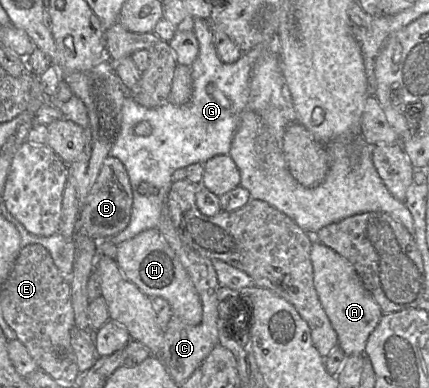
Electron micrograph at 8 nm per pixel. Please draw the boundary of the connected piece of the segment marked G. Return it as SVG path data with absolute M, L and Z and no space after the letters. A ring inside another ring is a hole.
M197 18L194 20L194 35L198 42L198 56L191 65L192 95L190 100L183 105L174 105L171 102L156 107L146 108L127 95L121 110L121 124L118 138L112 146L109 155L118 158L126 168L133 193L131 218L128 226L108 241L117 246L139 233L158 229L159 218L163 205L166 203L168 192L172 185L172 175L179 168L186 168L191 164L204 164L209 159L218 155L228 155L235 132L238 129L241 116L248 107L250 95L250 79L253 66L264 51L264 47L255 47L242 56L235 63L223 63L215 50L214 32L208 20ZM141 122L147 122L152 127L149 136L137 136L134 128ZM141 183L148 183L158 190L158 194L144 195L139 192Z

